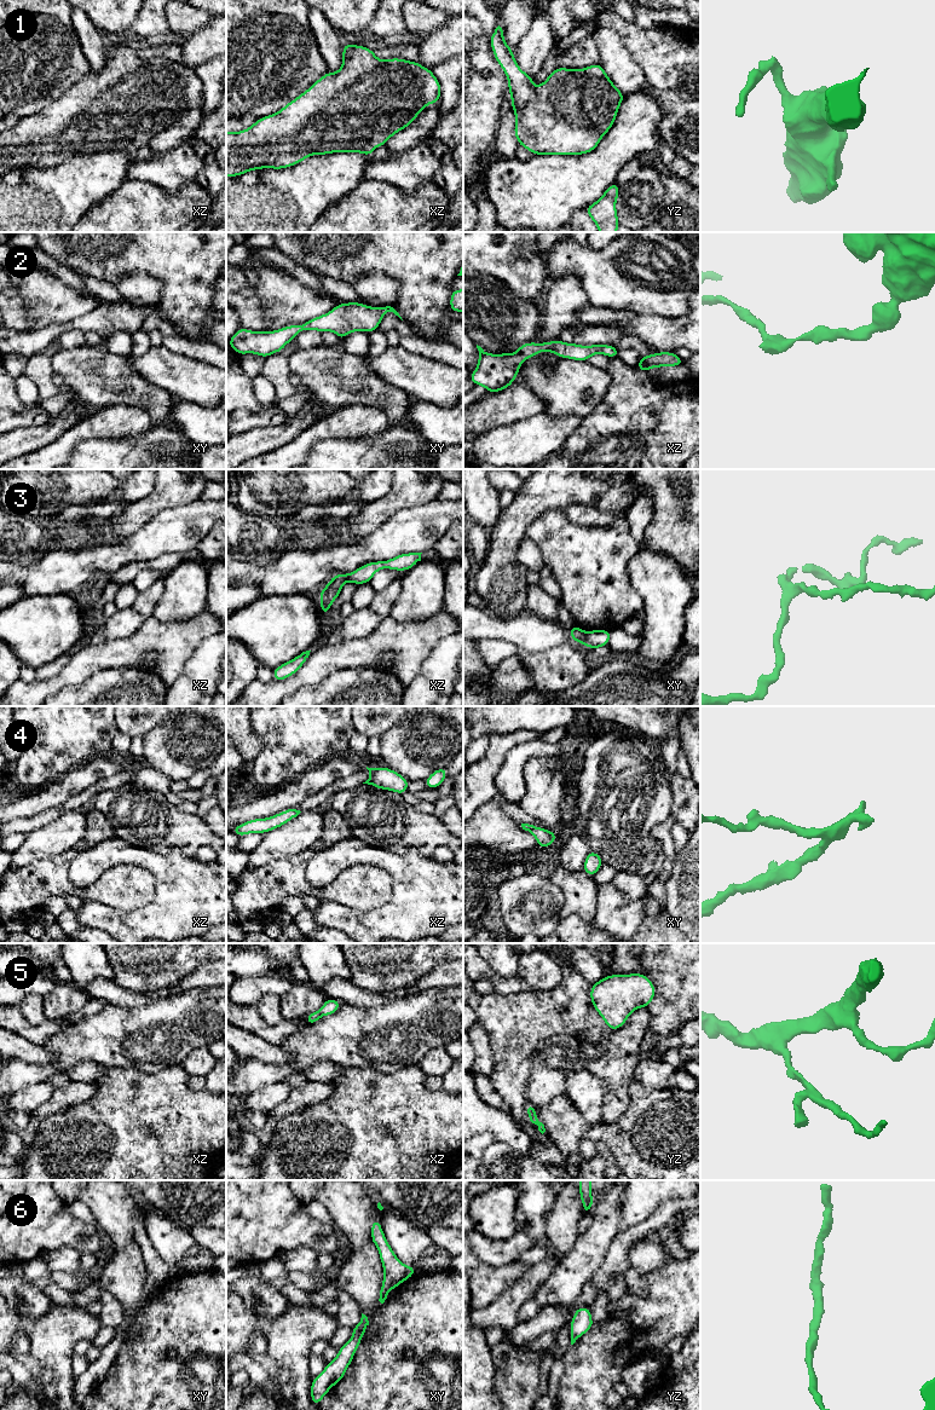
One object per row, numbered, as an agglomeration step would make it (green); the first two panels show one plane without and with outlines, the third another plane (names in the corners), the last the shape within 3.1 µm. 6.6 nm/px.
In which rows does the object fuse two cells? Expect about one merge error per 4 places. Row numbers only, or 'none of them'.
3

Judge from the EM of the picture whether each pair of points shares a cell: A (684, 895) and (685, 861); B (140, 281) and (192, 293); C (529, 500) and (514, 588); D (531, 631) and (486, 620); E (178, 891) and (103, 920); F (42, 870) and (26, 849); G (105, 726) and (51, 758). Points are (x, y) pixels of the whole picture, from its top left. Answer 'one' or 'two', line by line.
A: one
B: two
C: one
D: one
E: one
F: two
G: one

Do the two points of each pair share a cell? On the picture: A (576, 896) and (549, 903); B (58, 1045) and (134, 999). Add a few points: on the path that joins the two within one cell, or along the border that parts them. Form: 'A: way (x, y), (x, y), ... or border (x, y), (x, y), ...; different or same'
A: border (548, 878), (563, 894), (561, 917); different
B: border (150, 1001), (130, 1007), (104, 1004); different

